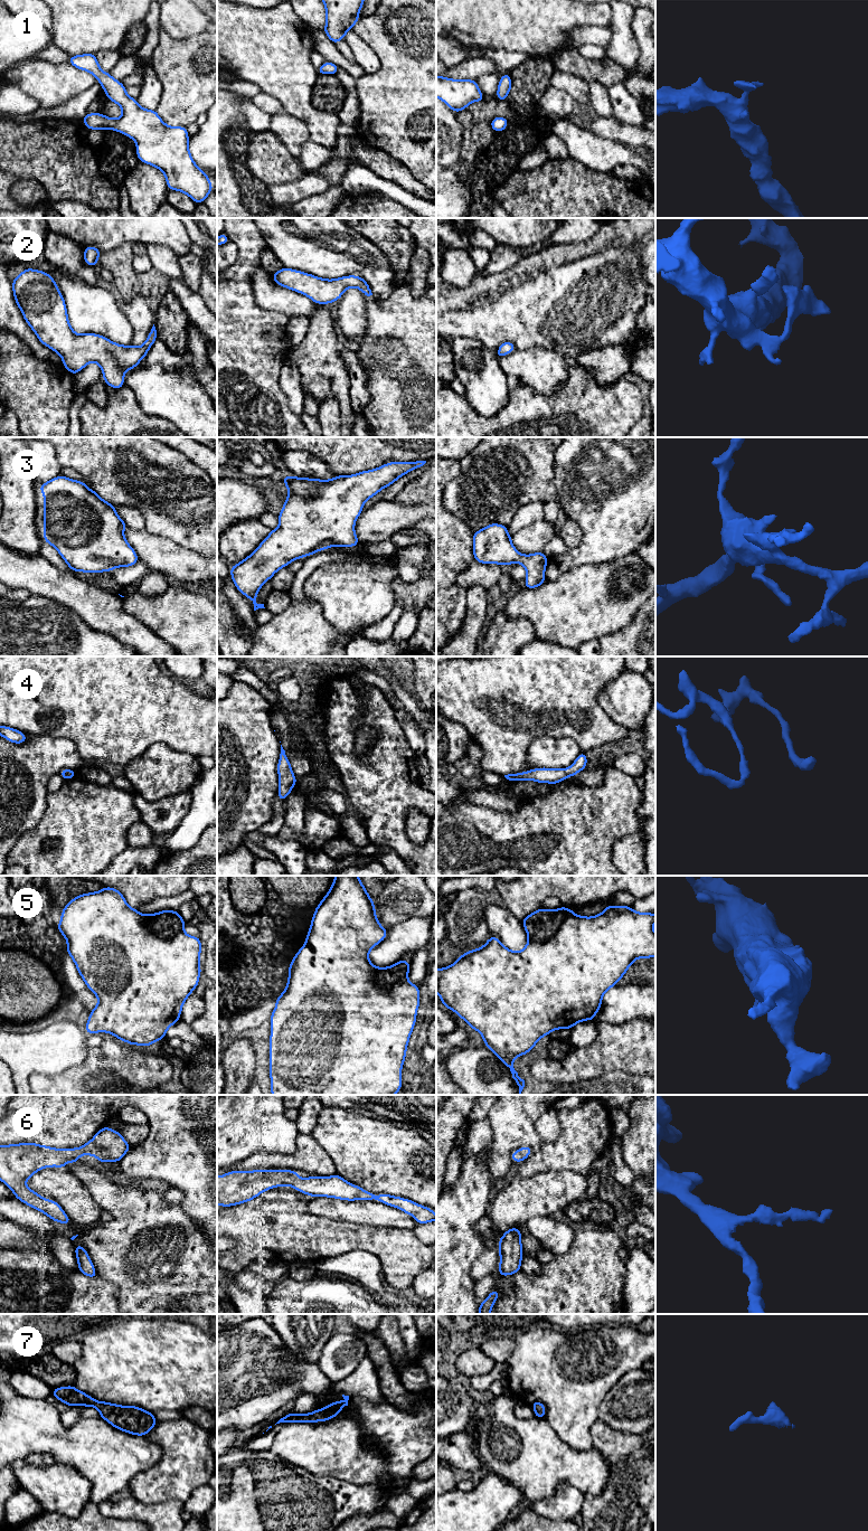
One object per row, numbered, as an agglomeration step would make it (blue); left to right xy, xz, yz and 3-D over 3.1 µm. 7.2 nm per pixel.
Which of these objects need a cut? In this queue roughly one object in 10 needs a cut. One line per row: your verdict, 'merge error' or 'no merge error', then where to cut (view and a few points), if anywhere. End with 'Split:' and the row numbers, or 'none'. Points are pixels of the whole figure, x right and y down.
1: no merge error; no cut
2: no merge error; no cut
3: no merge error; no cut
4: no merge error; no cut
5: merge error; cut in yz along (574, 913), (564, 919), (550, 937), (543, 942), (528, 942)
6: no merge error; no cut
7: no merge error; no cut
Split: 5

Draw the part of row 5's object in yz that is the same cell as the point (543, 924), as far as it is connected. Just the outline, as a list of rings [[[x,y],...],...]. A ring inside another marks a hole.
[[[562,906],[550,910],[539,908],[521,920],[528,935],[528,942],[544,943],[551,938],[558,930],[564,919],[574,911]]]

